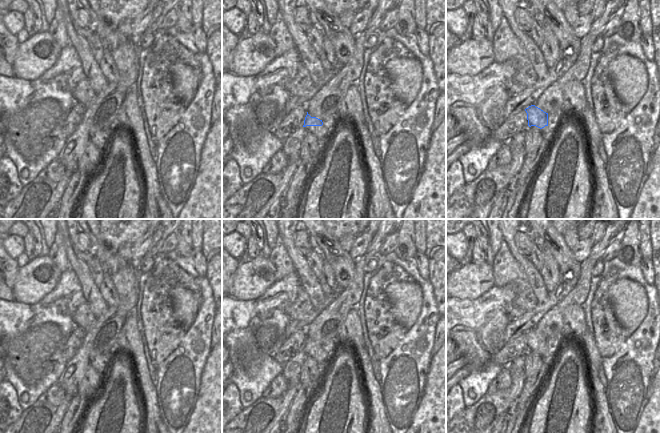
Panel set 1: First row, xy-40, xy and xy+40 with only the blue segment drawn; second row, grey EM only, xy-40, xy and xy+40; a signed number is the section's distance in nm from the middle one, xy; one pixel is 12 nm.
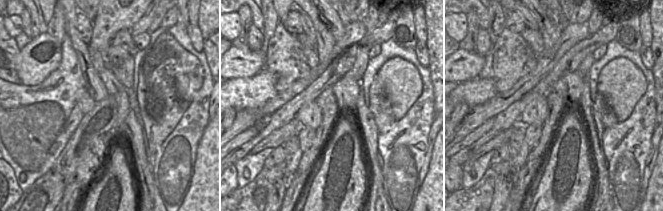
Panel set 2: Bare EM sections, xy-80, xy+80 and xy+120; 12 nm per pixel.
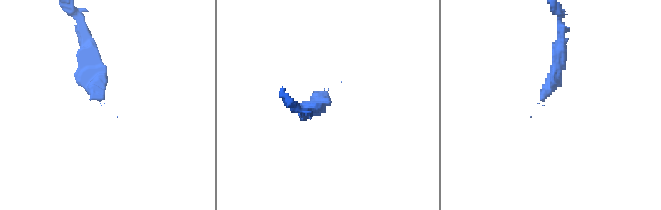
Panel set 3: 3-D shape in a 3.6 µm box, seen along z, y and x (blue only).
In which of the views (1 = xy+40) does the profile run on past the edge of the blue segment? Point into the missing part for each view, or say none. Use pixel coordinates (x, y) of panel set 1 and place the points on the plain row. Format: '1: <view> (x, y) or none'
1: none

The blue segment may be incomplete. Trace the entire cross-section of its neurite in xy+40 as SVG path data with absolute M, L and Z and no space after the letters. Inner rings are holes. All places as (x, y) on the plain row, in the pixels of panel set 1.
M531 329L525 333L527 337L528 350L536 350L540 353L548 350L548 337L544 336L535 329Z

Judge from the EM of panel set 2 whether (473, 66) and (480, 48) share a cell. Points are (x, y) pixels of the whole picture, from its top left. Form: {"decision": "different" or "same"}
{"decision": "different"}

